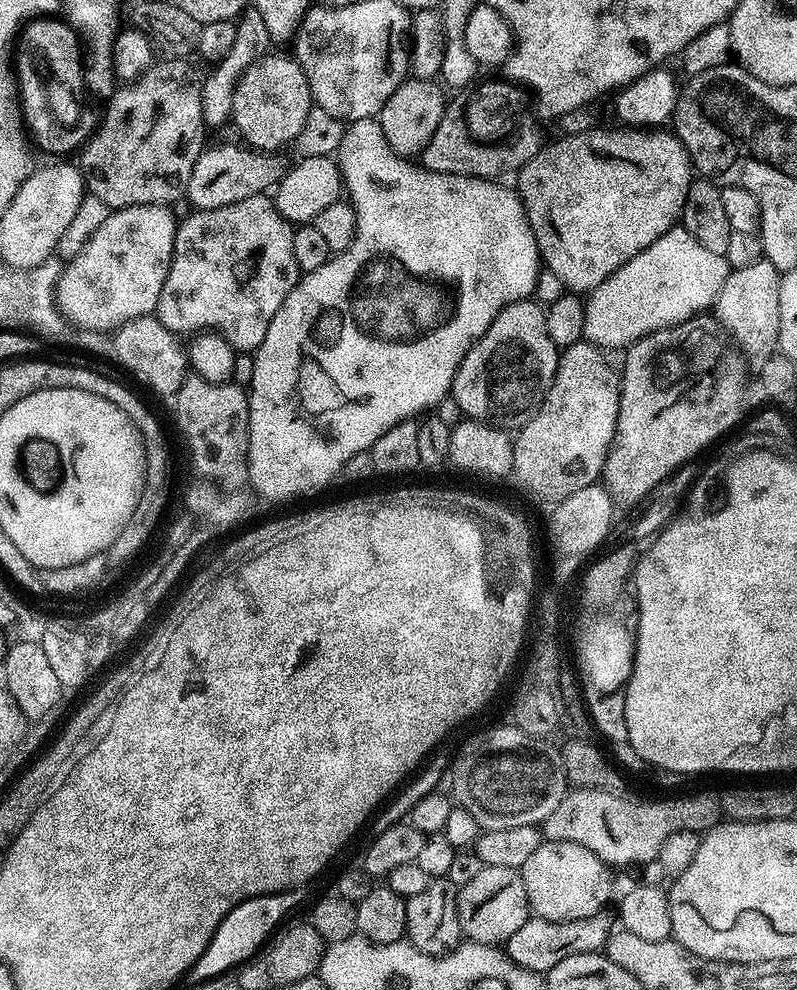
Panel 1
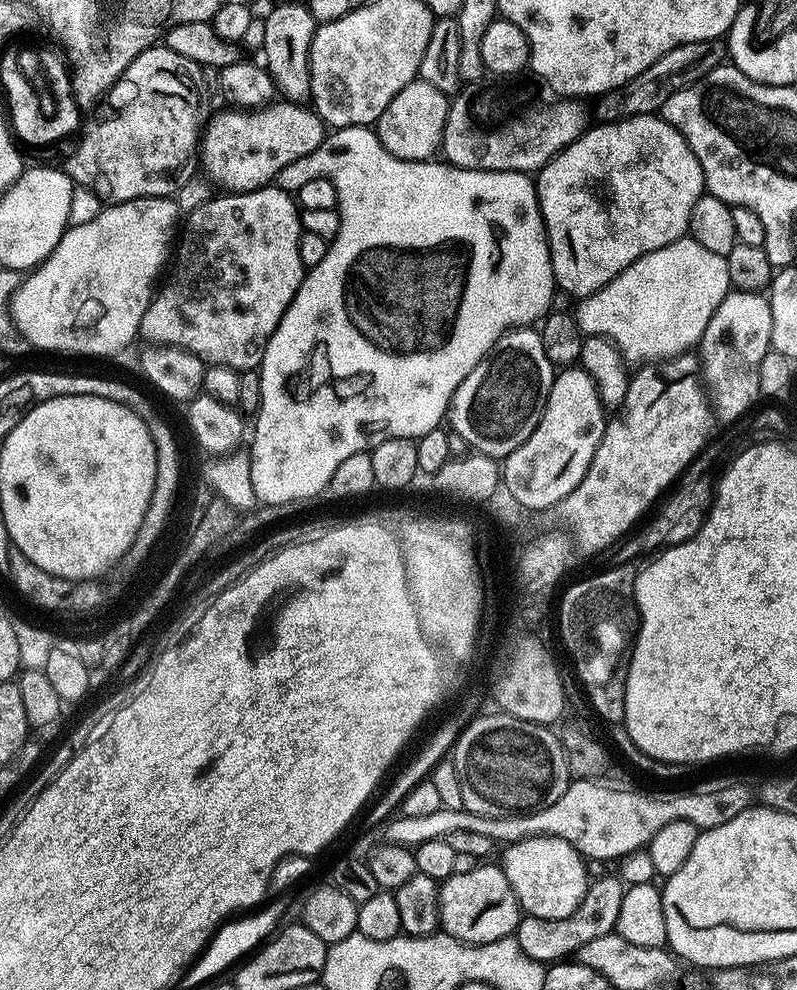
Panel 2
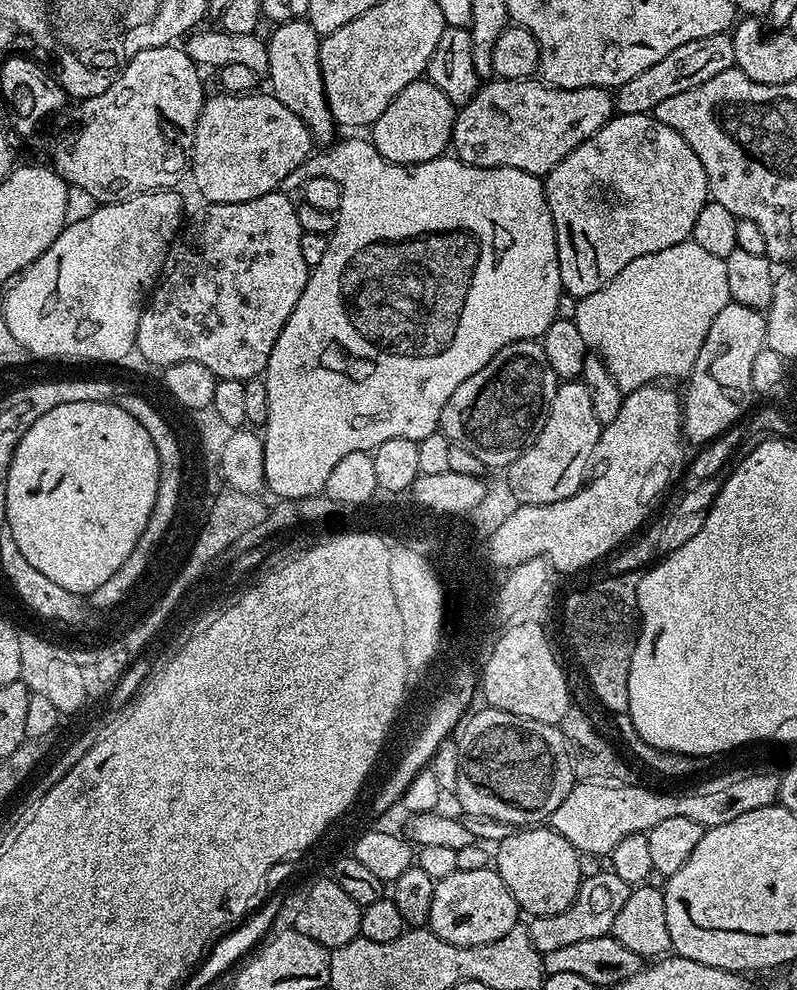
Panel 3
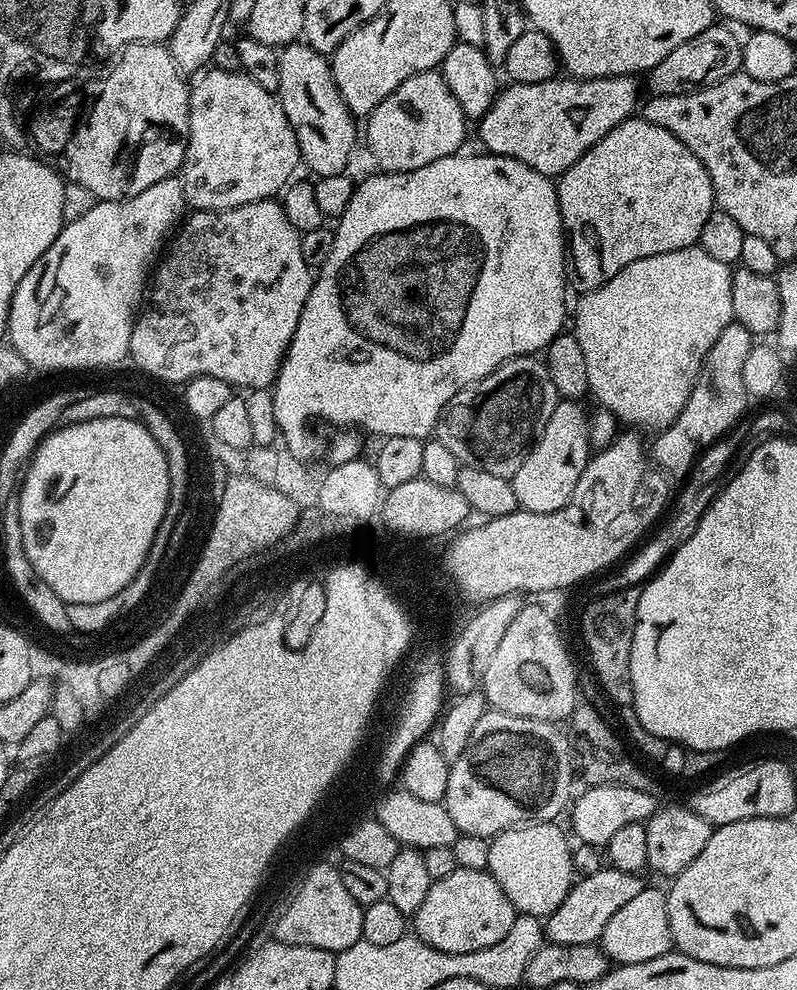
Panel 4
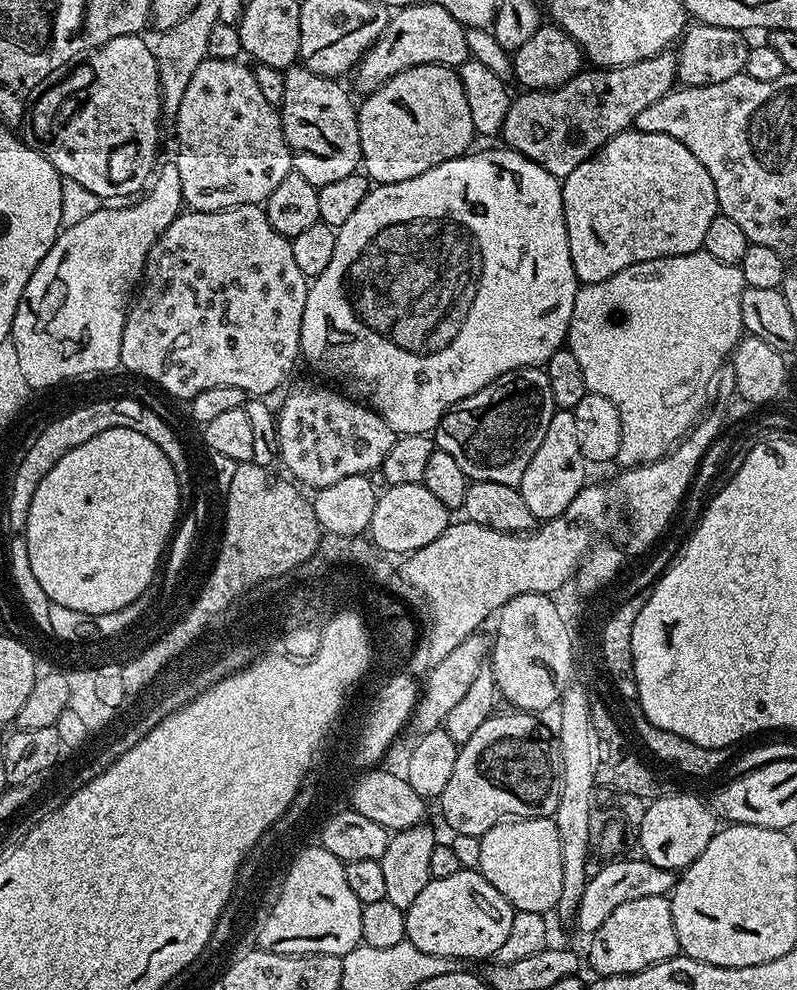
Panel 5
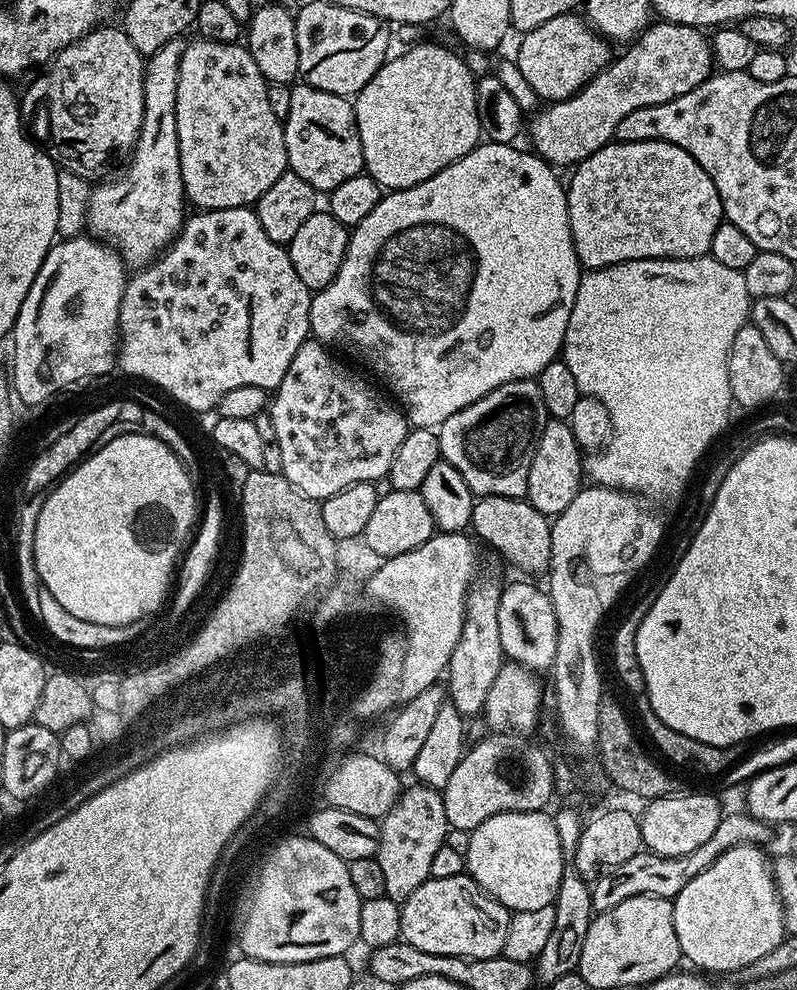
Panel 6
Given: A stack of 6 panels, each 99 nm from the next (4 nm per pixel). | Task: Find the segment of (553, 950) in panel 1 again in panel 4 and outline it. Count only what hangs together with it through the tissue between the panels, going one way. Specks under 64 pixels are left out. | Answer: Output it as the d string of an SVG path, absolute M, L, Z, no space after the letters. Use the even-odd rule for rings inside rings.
M611 866L600 868L589 876L584 876L573 883L572 889L562 898L562 906L546 917L544 935L551 943L562 946L582 946L595 944L600 939L602 930L606 930L606 922L630 902L646 886L643 875L635 872L627 873L626 870L616 869Z

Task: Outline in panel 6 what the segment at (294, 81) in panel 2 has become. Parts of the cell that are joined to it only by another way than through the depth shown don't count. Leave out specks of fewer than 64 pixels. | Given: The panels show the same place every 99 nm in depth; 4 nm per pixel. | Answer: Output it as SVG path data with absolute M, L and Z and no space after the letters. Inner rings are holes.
M297 83L290 94L290 114L282 123L289 169L317 193L333 192L346 182L346 178L354 178L364 172L356 109L349 97L326 94L326 90Z

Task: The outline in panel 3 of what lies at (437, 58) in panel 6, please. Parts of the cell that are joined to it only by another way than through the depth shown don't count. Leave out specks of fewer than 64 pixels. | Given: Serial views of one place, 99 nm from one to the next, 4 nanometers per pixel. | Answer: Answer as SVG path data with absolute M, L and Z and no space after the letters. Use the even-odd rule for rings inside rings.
M426 78L415 80L406 90L402 90L382 110L382 118L378 118L376 123L371 125L370 139L372 145L386 158L395 164L414 165L422 162L438 160L449 151L452 143L452 127L456 121L457 109Z

